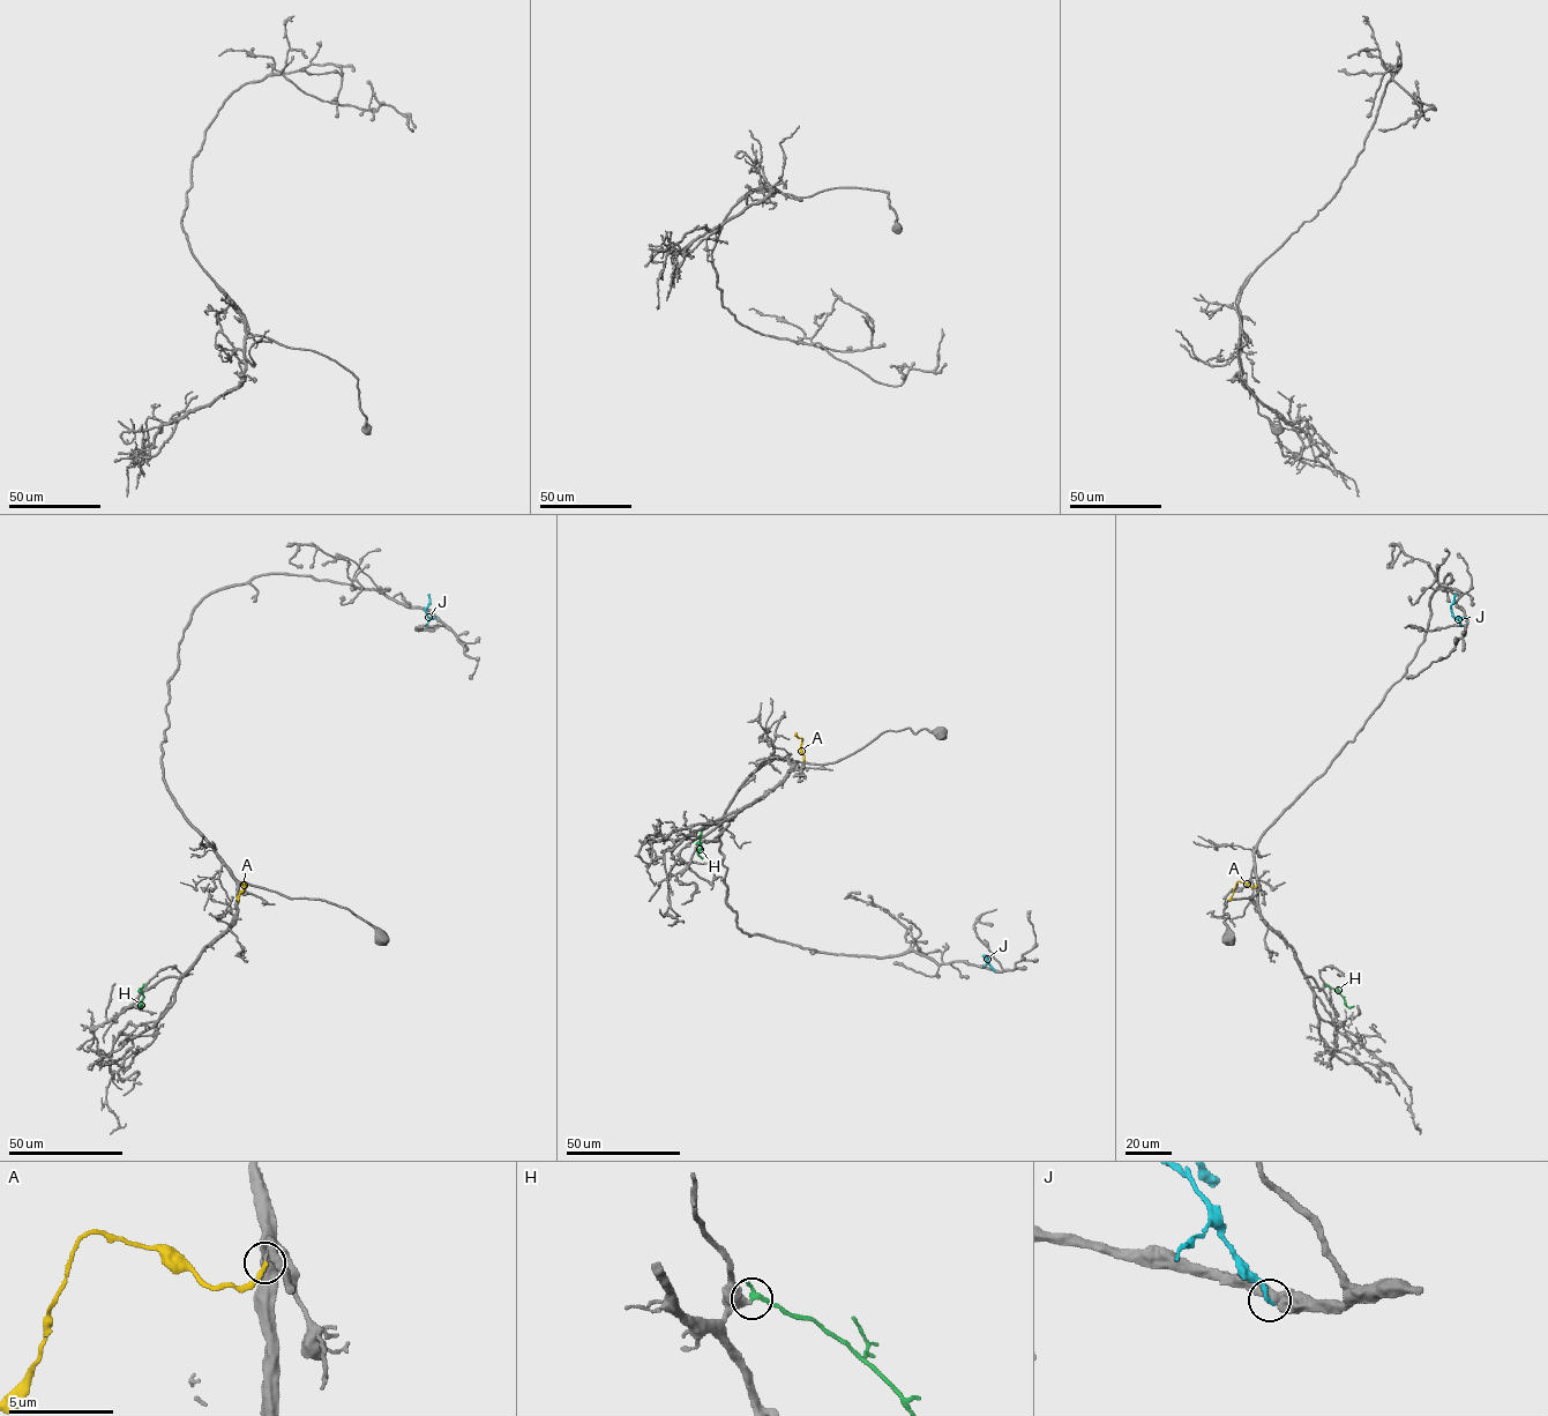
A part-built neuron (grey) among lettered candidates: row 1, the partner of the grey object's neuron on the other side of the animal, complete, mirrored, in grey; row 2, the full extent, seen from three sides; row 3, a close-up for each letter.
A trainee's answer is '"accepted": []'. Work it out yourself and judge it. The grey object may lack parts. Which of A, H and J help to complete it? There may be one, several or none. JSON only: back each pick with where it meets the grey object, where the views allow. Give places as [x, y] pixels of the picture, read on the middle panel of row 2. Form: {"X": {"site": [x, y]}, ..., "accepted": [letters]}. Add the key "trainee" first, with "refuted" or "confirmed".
{"trainee": "refuted", "H": {"site": [701, 831]}, "accepted": ["H"]}

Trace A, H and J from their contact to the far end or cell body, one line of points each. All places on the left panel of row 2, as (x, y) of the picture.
A: (245, 884), (246, 887), (244, 881), (238, 901)
H: (143, 985), (139, 1007), (144, 1006)
J: (436, 617), (430, 618), (425, 610), (428, 594)

